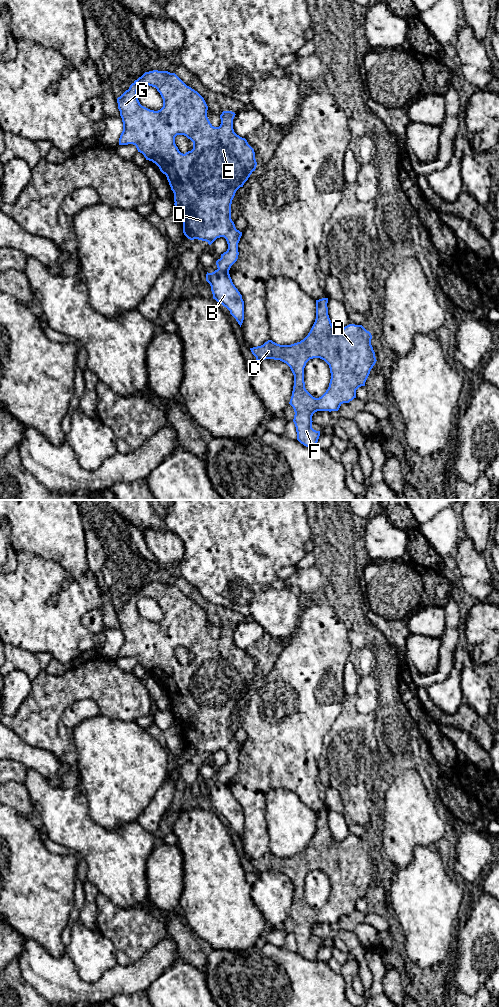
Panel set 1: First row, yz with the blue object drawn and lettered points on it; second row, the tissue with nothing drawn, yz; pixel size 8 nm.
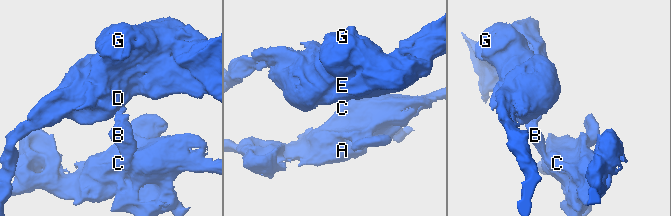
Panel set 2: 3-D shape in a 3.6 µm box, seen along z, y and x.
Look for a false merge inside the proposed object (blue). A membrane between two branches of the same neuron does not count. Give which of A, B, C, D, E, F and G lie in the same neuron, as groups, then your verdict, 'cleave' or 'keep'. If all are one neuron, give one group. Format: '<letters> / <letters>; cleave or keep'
A B C F / D E G; cleave

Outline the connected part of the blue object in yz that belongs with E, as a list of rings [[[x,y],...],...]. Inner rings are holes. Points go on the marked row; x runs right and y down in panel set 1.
[[[158,70],[145,72],[135,80],[117,98],[117,103],[123,122],[119,145],[135,145],[146,160],[155,163],[166,175],[174,193],[175,210],[182,215],[183,233],[188,239],[206,241],[209,245],[217,238],[226,239],[228,249],[221,254],[216,265],[218,269],[229,272],[238,259],[238,243],[242,236],[231,219],[232,200],[257,166],[254,149],[245,138],[234,132],[233,119],[236,114],[223,111],[220,126],[214,127],[207,117],[208,106],[204,98],[175,73]],[[143,85],[155,87],[160,93],[163,99],[160,110],[150,110],[140,104],[137,90]],[[177,135],[190,139],[193,149],[181,153],[175,144]]]

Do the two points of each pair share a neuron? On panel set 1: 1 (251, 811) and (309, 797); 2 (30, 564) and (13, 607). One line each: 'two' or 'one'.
1: one
2: one

